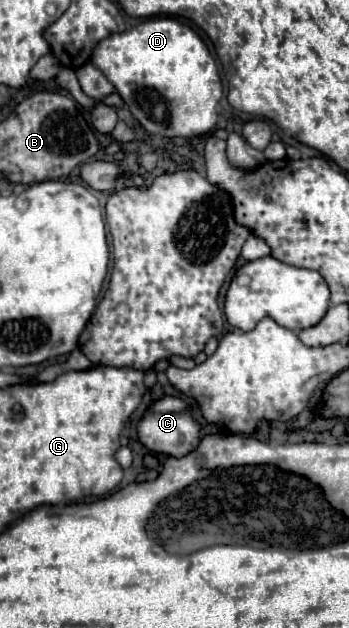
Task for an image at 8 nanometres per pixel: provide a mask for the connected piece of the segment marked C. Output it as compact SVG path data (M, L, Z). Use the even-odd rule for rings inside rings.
M165 397L153 403L153 407L141 417L141 421L137 423L137 435L151 453L181 457L181 451L183 455L187 455L199 443L199 423L193 419L189 407L181 399ZM181 441L183 441L183 449L181 449Z

